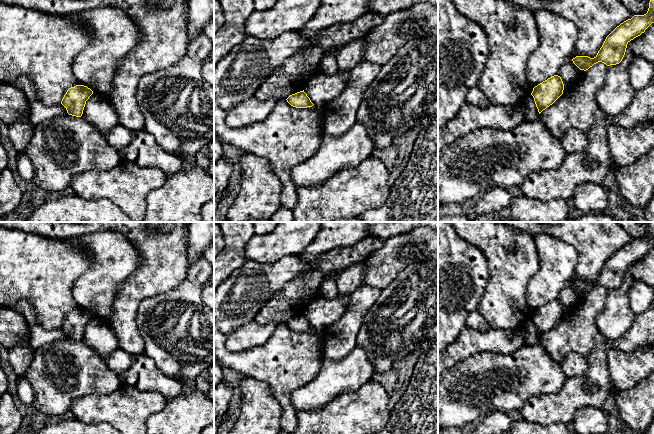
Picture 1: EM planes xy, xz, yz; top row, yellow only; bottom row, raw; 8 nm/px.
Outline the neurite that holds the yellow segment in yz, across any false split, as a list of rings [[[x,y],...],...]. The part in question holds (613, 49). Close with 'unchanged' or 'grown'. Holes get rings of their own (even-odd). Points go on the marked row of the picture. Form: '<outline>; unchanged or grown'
[[[650,0],[646,14],[634,15],[631,19],[617,26],[606,37],[594,58],[576,56],[572,61],[580,70],[584,71],[598,62],[602,62],[607,66],[619,64],[625,55],[627,44],[644,33],[652,23],[654,23],[654,0]]]; unchanged

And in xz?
[[[304,90],[290,95],[286,100],[291,106],[296,108],[307,108],[314,105]]]; unchanged

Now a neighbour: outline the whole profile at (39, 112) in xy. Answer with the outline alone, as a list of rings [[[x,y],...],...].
[[[21,76],[17,79],[14,86],[21,89],[27,96],[30,107],[29,121],[32,129],[46,120],[69,115],[61,103],[46,106],[40,102],[36,94],[34,83],[30,78]]]

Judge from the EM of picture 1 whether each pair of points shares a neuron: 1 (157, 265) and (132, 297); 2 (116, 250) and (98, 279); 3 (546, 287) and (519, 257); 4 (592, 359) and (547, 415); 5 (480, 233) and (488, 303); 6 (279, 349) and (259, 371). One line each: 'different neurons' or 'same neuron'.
1: same neuron
2: same neuron
3: different neurons
4: same neuron
5: same neuron
6: same neuron

